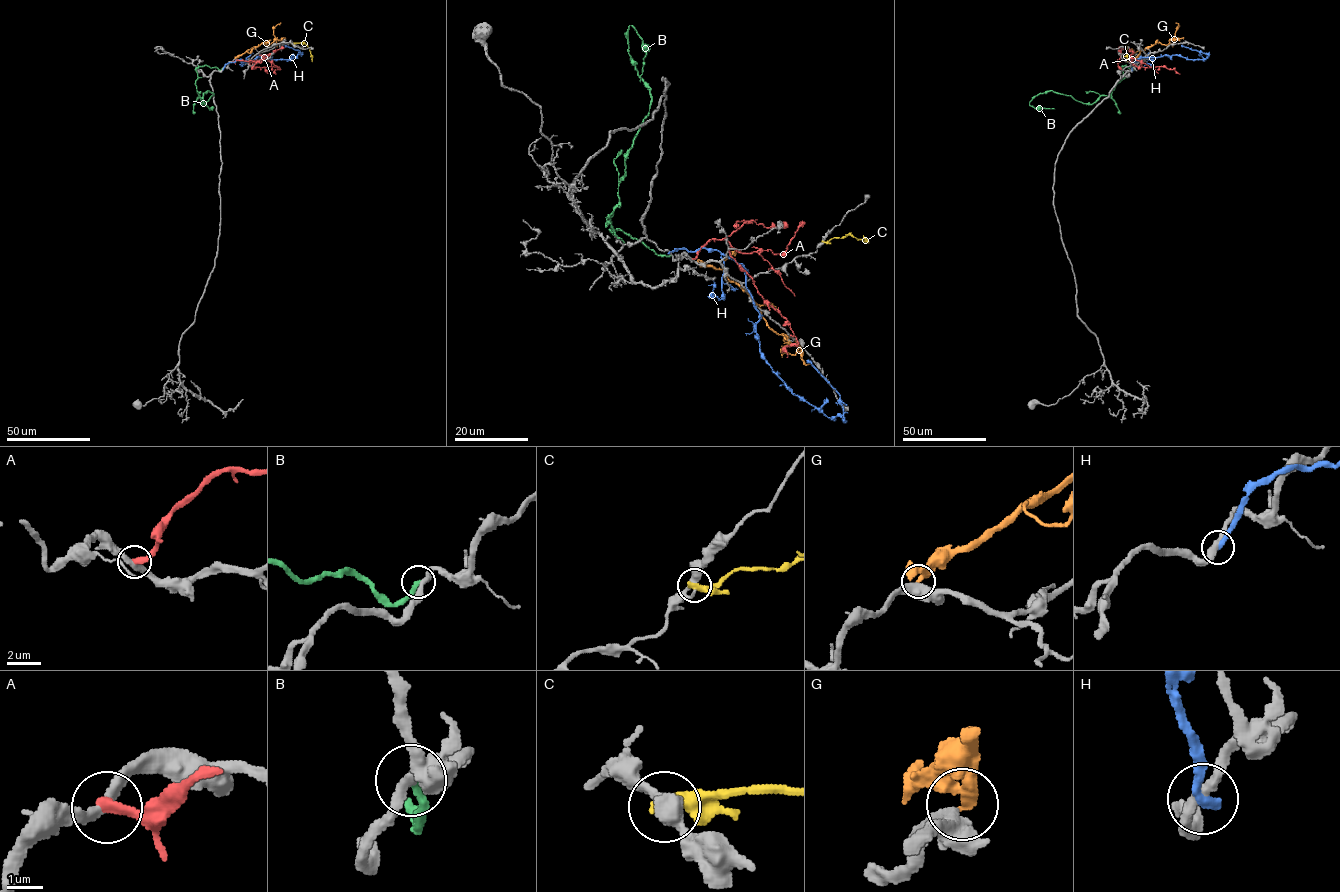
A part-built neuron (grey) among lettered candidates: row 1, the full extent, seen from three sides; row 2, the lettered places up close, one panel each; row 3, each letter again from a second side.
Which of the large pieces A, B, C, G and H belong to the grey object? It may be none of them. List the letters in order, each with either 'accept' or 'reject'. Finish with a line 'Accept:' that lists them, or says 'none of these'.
A: reject
B: reject
C: reject
G: reject
H: reject
Accept: none of these

